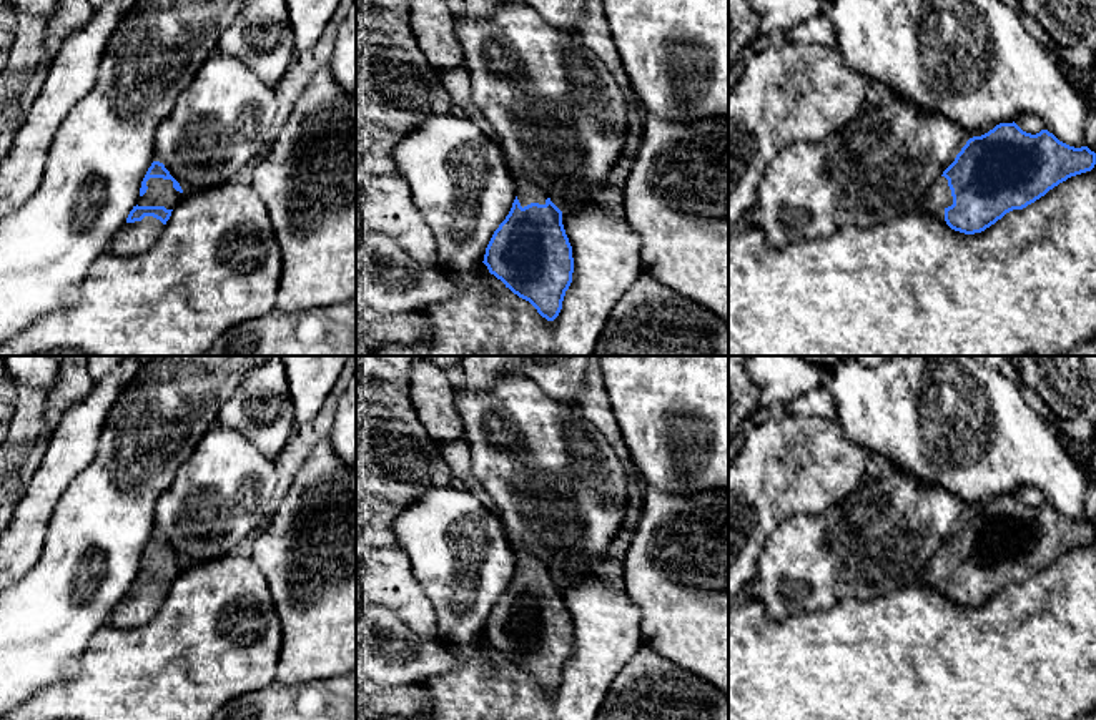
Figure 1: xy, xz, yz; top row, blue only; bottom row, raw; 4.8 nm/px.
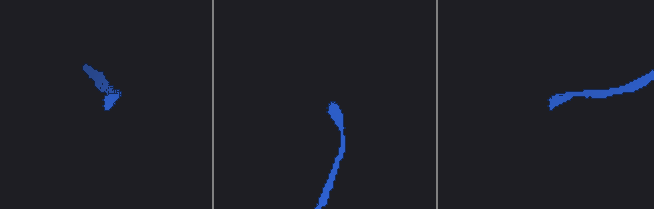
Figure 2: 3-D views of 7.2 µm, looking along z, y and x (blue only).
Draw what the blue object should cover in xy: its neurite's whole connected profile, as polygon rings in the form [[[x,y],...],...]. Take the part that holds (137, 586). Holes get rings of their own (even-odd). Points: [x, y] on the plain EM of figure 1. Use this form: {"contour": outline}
{"contour": [[[153,534],[141,554],[138,575],[113,609],[110,624],[118,629],[135,629],[150,622],[181,567],[180,555],[165,537]]]}

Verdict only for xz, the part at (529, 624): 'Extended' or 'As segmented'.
Extended

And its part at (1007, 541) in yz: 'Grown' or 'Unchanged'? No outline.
Grown

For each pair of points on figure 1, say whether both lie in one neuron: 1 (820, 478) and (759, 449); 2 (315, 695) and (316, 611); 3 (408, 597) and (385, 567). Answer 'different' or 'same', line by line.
1: same
2: different
3: same

